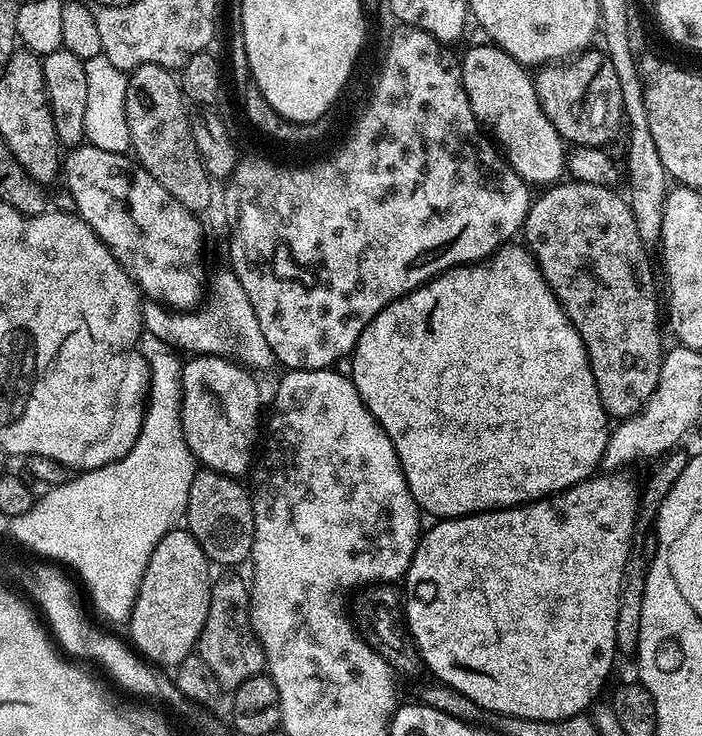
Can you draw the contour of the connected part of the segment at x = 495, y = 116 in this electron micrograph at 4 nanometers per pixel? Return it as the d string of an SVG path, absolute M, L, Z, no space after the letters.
M491 42L483 43L474 45L460 60L460 73L466 98L470 98L470 106L477 120L487 129L491 139L502 149L509 166L523 178L525 184L551 186L557 183L566 172L566 142L560 137L558 130L554 130L550 118L546 118L542 110L536 93L535 79L530 75L529 69L518 63L510 54L506 54Z

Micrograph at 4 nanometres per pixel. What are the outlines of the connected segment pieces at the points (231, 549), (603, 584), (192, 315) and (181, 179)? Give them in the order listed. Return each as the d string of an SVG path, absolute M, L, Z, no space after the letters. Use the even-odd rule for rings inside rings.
M207 470L197 471L194 482L190 482L190 498L188 499L188 511L186 513L187 531L202 546L202 550L208 555L209 561L216 564L240 564L252 555L254 542L254 510L252 509L252 497L249 489L240 485L239 479L227 476L221 472Z
M593 474L564 492L531 500L529 504L520 504L516 508L475 512L473 516L455 516L452 520L437 519L433 523L436 525L421 535L408 572L402 578L402 611L404 619L408 621L407 633L420 651L423 667L428 667L437 681L460 691L485 713L497 712L500 718L564 720L587 713L597 703L596 695L603 690L604 683L612 672L612 663L618 657L615 626L619 591L622 588L622 572L630 552L637 516L638 488L624 476L627 475Z
M231 270L218 273L213 280L211 277L206 288L206 299L195 310L171 312L159 302L145 303L142 308L142 328L162 338L162 342L181 353L188 352L184 354L222 356L257 373L276 364L276 356L262 334L262 326L258 326L258 314L254 314L254 306L250 306L250 298L246 298L242 282L238 282Z
M143 64L133 69L126 94L126 122L130 126L131 151L140 167L145 168L156 179L158 186L162 186L178 202L182 202L182 206L200 214L212 204L214 181L202 166L197 144L192 137L192 118L184 109L184 104L186 105L186 97L180 90L179 79L169 69L157 64Z

